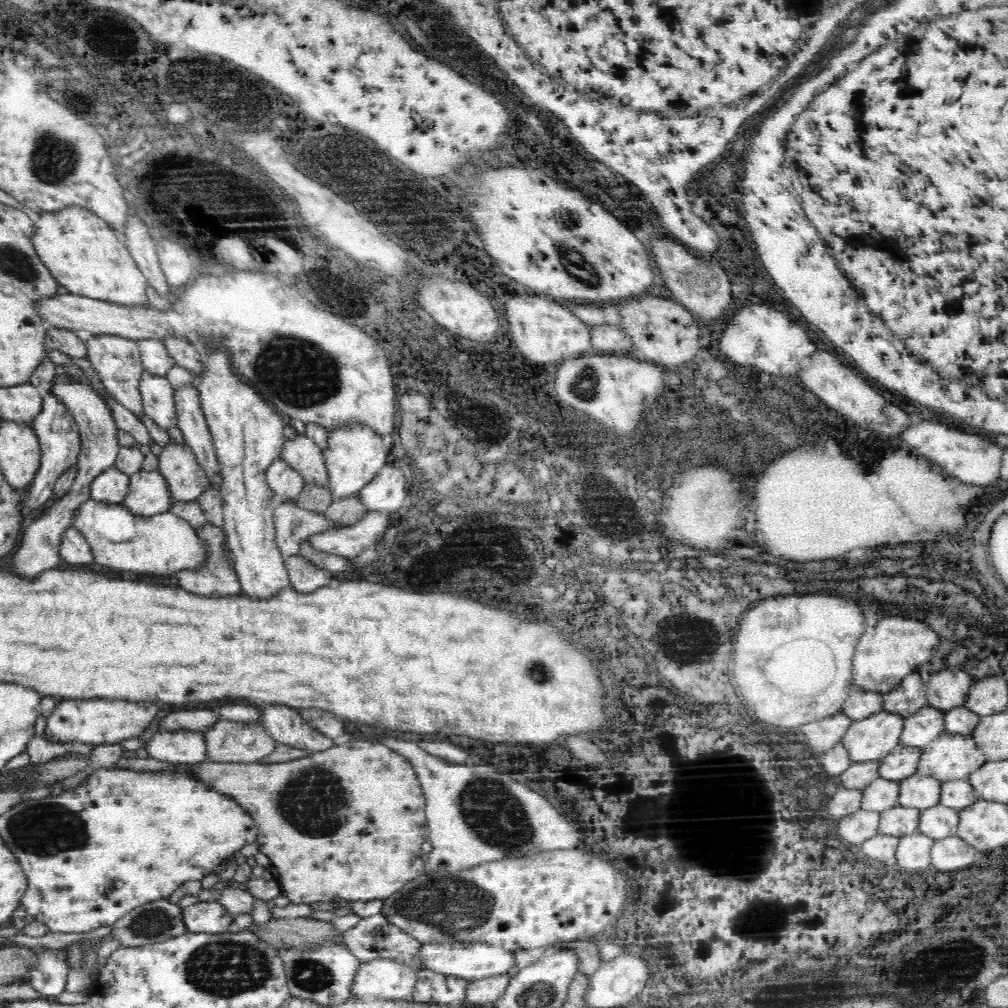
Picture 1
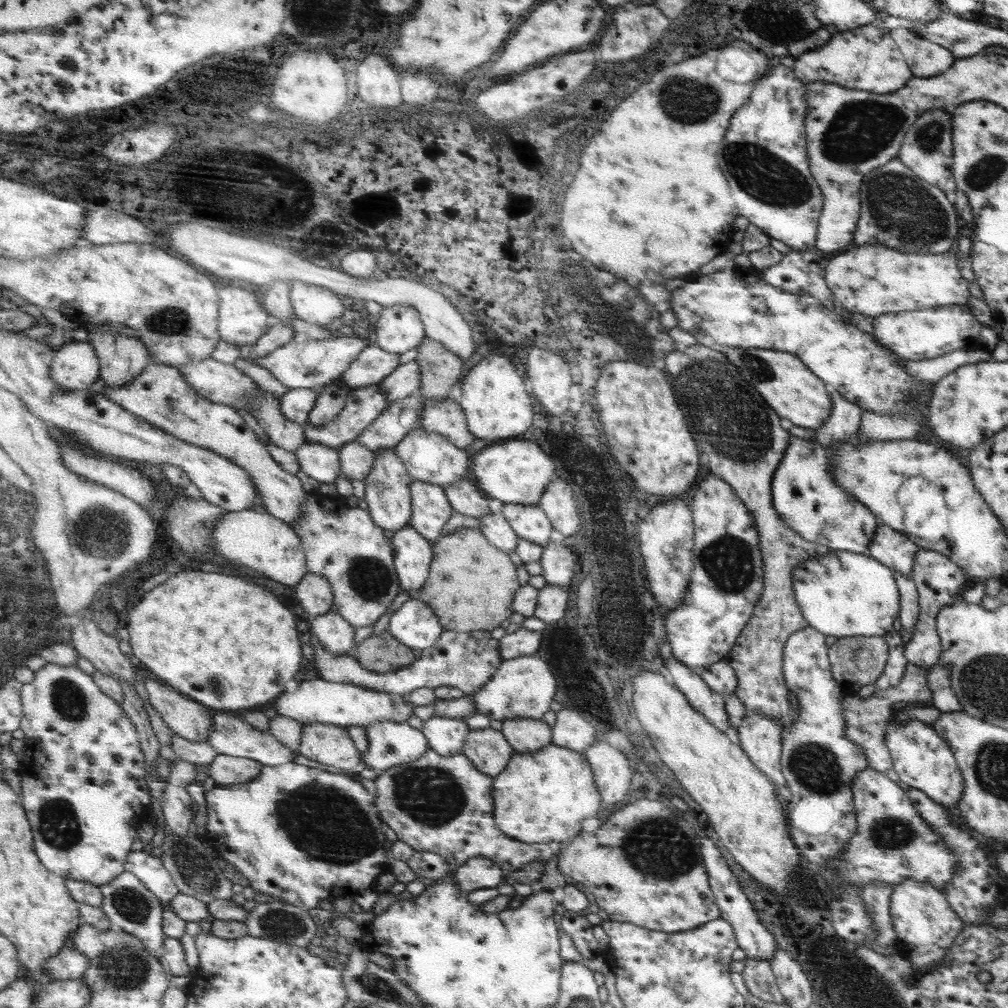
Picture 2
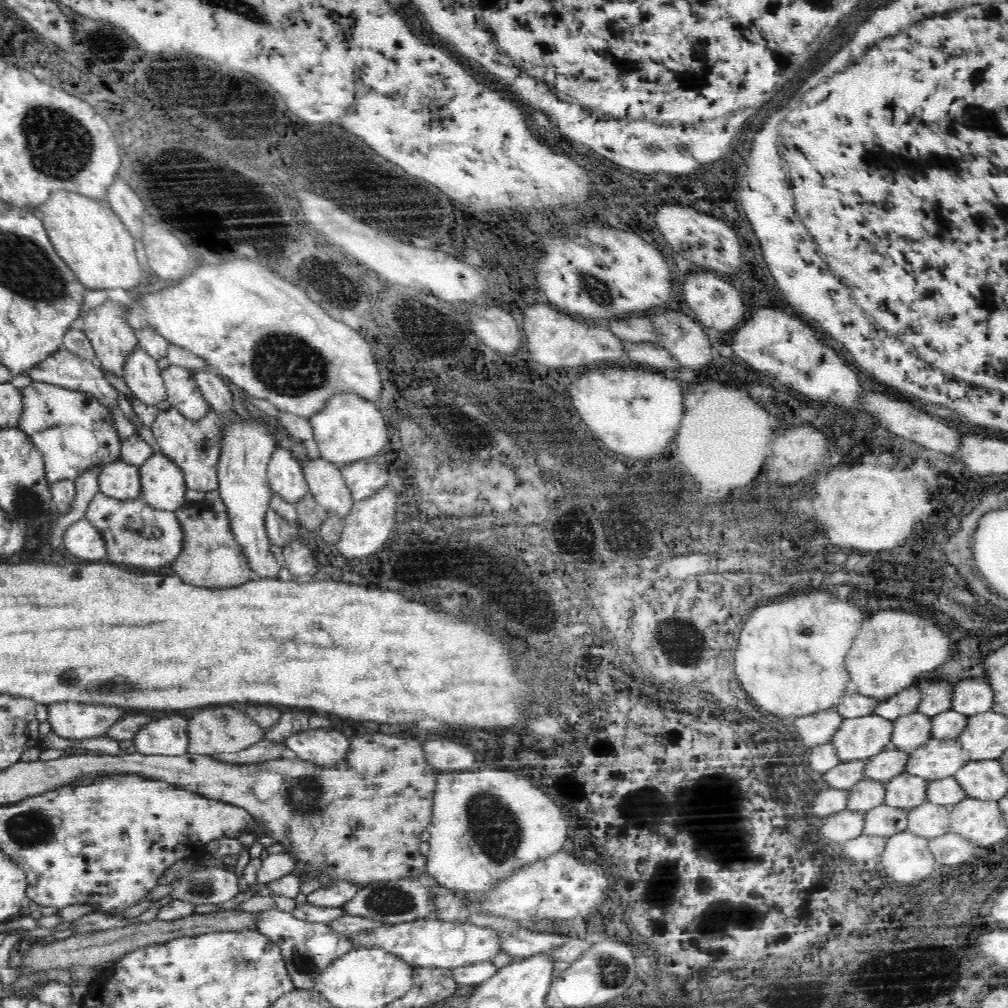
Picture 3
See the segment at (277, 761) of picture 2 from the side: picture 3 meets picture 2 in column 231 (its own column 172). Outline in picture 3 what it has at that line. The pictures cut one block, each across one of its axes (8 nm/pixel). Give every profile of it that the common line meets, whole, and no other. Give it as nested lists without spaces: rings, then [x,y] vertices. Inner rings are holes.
[[[166,716],[158,720],[148,720],[136,730],[130,744],[136,746],[136,754],[142,756],[182,756],[188,752],[188,720],[182,716]]]

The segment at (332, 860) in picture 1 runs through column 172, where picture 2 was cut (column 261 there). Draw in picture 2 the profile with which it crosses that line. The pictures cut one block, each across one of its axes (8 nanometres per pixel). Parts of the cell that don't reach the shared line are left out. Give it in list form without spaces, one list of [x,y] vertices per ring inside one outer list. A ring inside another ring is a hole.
[[[219,754],[217,760],[209,766],[209,774],[217,786],[237,786],[253,782],[257,776],[261,776],[265,764],[249,758],[239,756],[225,756]]]

